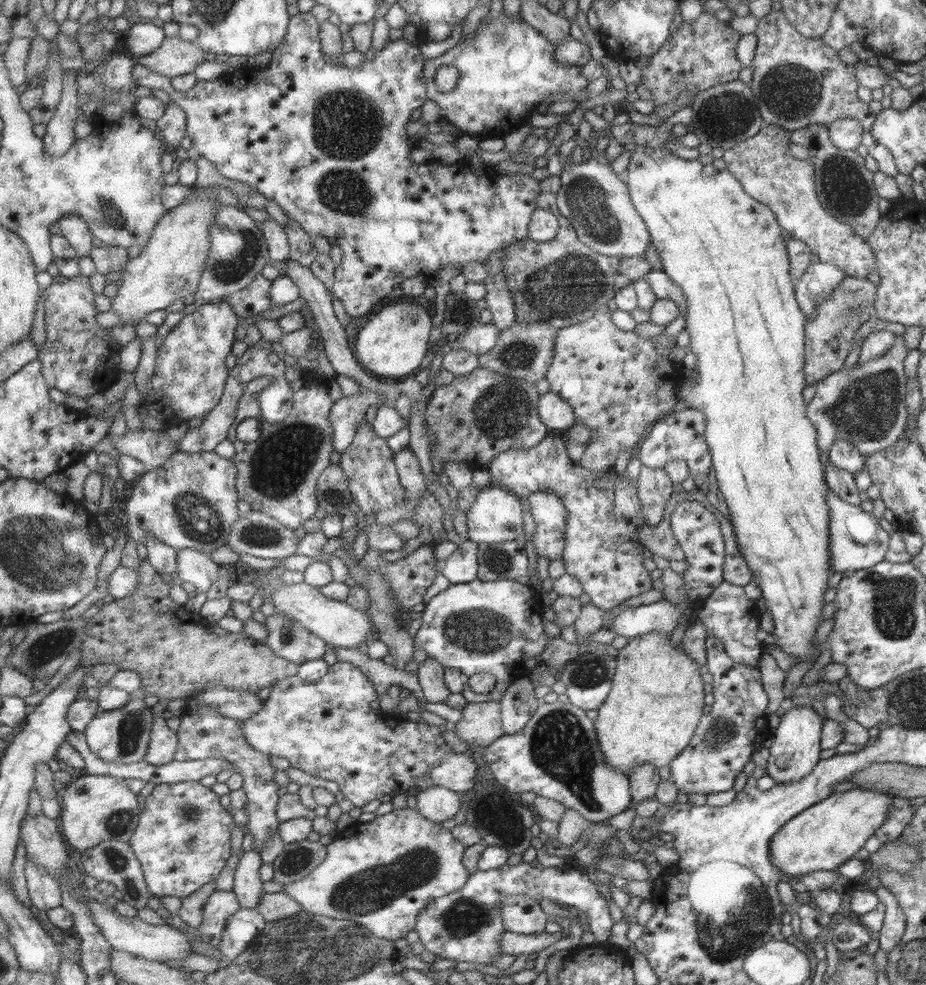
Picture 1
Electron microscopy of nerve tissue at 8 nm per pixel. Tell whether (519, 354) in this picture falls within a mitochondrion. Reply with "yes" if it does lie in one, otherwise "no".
yes

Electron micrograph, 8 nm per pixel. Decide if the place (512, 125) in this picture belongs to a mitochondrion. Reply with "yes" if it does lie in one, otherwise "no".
no

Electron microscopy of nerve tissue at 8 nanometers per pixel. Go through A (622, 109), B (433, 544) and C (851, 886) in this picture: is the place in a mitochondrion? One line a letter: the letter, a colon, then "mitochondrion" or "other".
A: other
B: other
C: other

